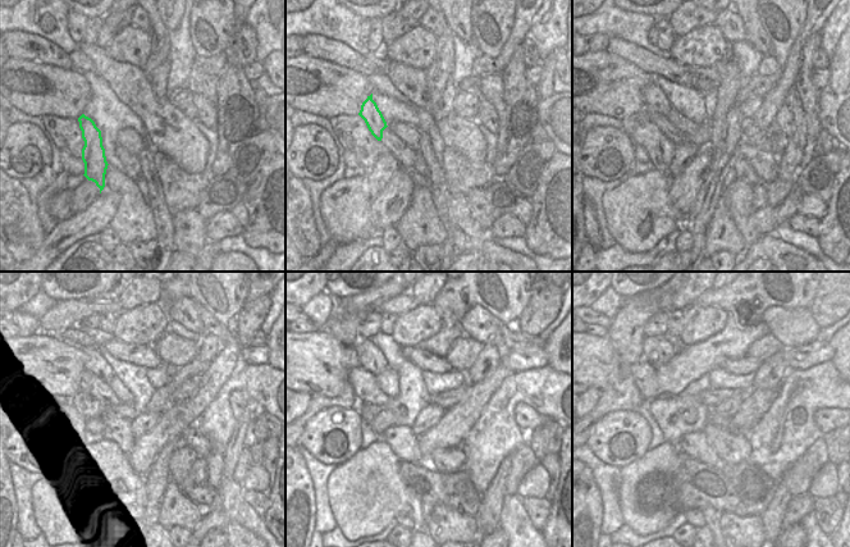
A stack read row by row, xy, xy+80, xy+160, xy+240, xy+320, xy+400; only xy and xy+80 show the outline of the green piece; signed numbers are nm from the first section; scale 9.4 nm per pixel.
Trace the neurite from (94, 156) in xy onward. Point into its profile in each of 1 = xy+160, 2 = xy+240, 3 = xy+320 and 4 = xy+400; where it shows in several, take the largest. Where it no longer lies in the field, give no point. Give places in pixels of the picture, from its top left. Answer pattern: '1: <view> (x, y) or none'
1: xy+160 (656, 100)
2: xy+240 (90, 372)
3: xy+320 (371, 359)
4: xy+400 (657, 351)

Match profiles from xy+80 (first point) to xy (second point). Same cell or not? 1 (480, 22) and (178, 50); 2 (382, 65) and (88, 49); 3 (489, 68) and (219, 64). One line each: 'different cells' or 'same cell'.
1: different cells
2: different cells
3: same cell

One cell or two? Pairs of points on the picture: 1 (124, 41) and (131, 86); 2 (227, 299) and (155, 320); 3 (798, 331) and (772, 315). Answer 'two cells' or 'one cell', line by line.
1: two cells
2: two cells
3: one cell

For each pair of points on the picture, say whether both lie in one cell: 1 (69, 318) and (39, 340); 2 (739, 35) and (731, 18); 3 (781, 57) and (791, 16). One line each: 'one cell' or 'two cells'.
1: two cells
2: one cell
3: one cell

